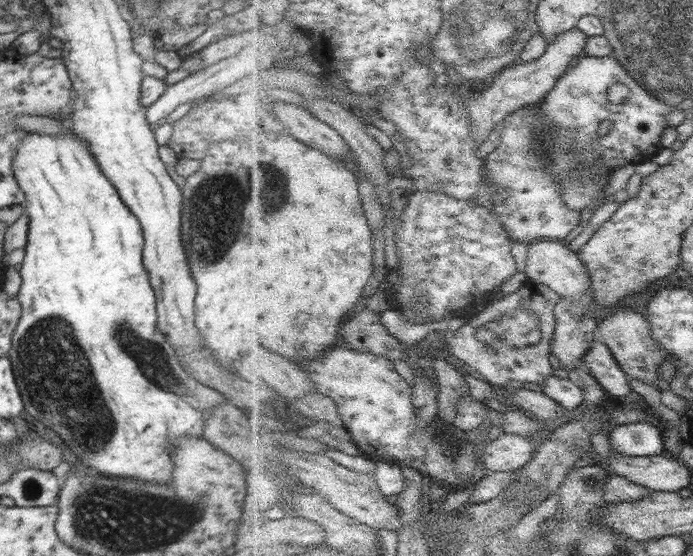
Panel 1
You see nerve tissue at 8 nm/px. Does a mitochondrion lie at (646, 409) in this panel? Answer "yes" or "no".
no

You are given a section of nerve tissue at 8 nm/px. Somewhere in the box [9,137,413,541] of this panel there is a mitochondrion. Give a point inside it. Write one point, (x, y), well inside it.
(56, 375)

